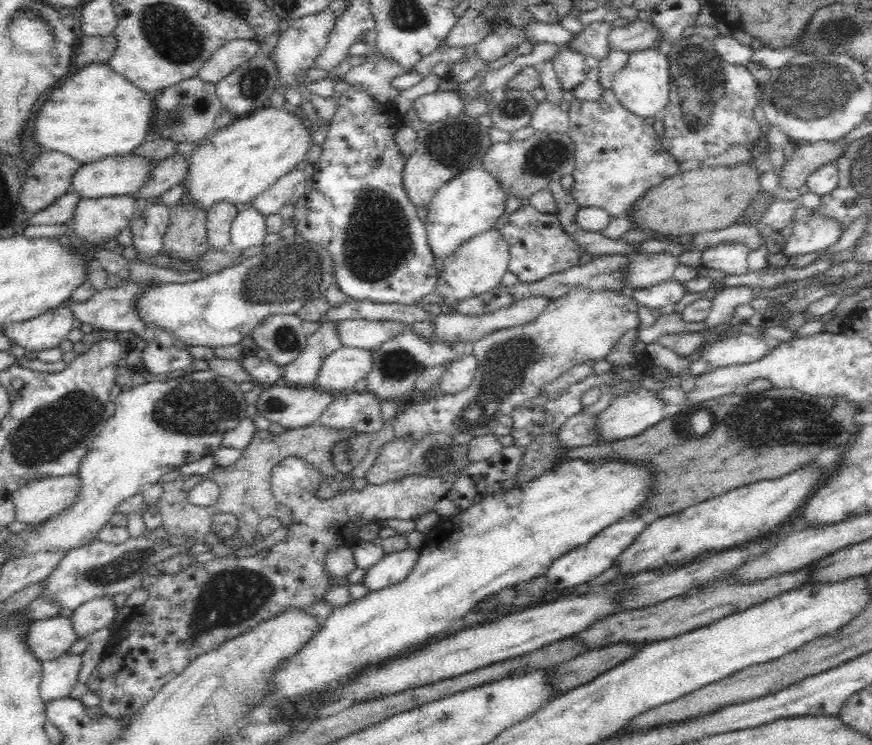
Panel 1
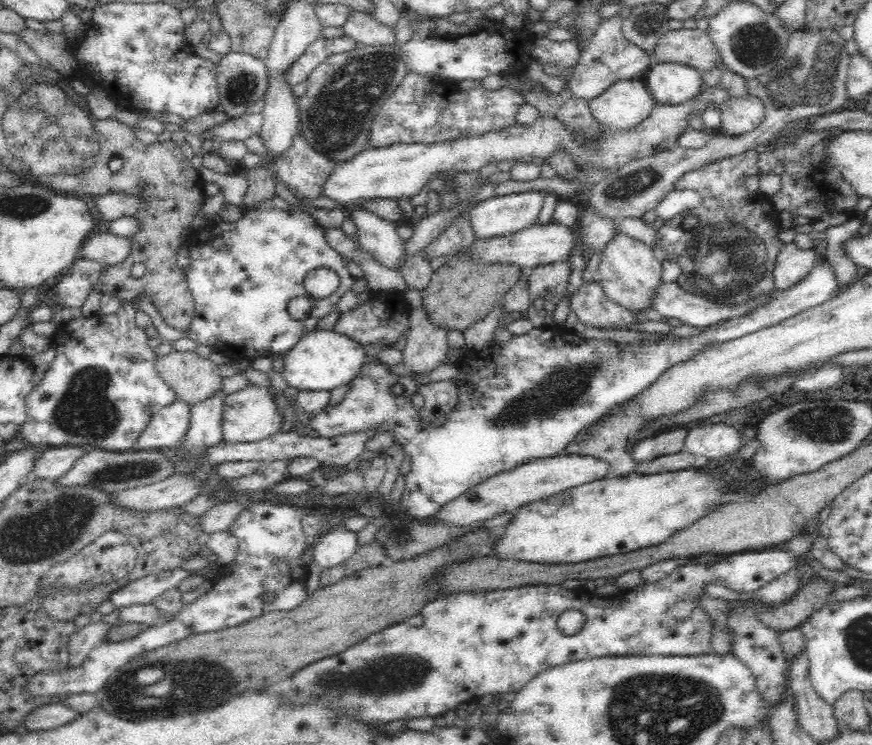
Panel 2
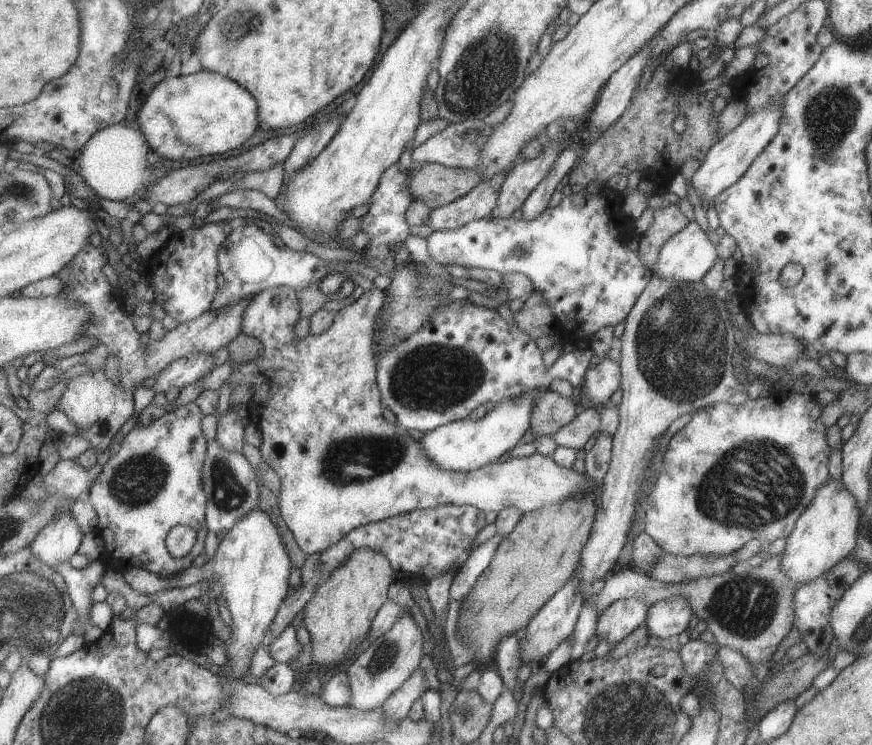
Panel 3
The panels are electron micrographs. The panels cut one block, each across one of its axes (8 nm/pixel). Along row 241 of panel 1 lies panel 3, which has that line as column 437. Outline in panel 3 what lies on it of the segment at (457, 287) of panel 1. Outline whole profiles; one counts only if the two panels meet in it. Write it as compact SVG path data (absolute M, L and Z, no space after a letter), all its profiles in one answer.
M279 285L251 296L241 316L240 328L245 336L261 342L263 354L251 362L233 363L226 382L232 389L247 386L251 390L248 402L250 420L262 434L258 449L281 482L276 496L277 508L297 546L305 554L323 552L352 528L412 510L454 504L475 506L484 513L490 510L498 513L505 507L515 506L525 513L587 492L589 480L585 478L585 472L579 474L563 468L555 464L550 456L537 452L529 456L509 457L504 462L493 460L469 472L437 468L425 456L417 440L397 423L387 423L381 415L383 406L376 383L376 356L371 350L371 330L383 304L383 291L375 288L361 291L335 313L331 326L323 334L311 336L309 332L302 338L293 336L293 326L299 316L297 294L291 286Z

